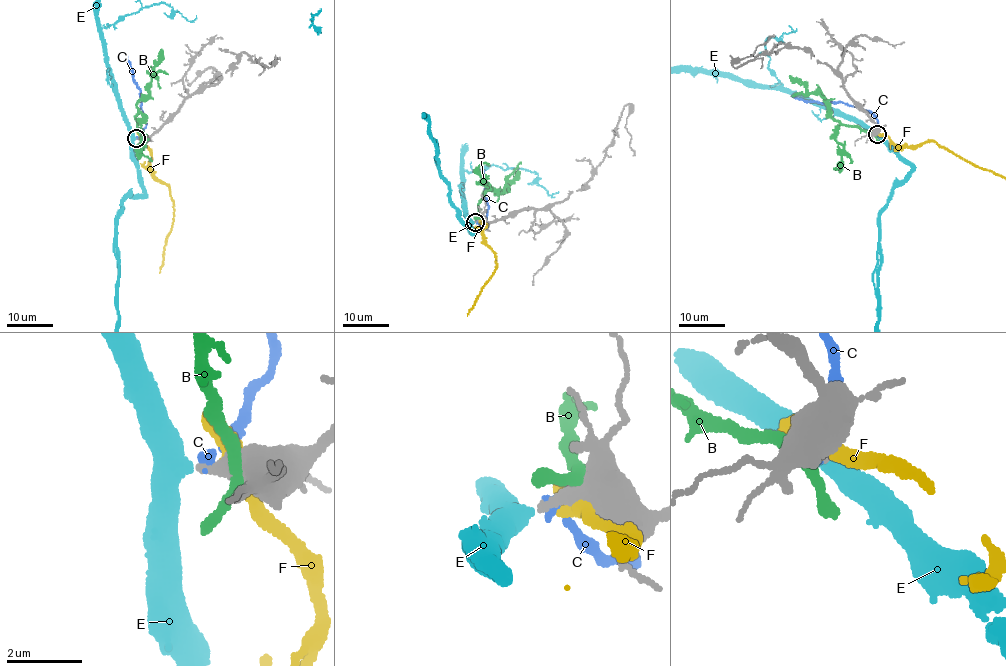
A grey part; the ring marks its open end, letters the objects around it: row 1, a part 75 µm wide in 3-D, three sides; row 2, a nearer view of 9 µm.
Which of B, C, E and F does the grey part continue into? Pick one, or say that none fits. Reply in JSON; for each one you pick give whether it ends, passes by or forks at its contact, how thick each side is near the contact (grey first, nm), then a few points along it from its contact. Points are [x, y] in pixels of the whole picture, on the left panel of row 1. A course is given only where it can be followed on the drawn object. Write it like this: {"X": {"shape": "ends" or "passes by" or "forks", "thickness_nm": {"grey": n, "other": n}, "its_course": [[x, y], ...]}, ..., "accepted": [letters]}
{"E": {"shape": "passes by", "thickness_nm": {"grey": 320, "other": 400}}, "accepted": ["E"]}

